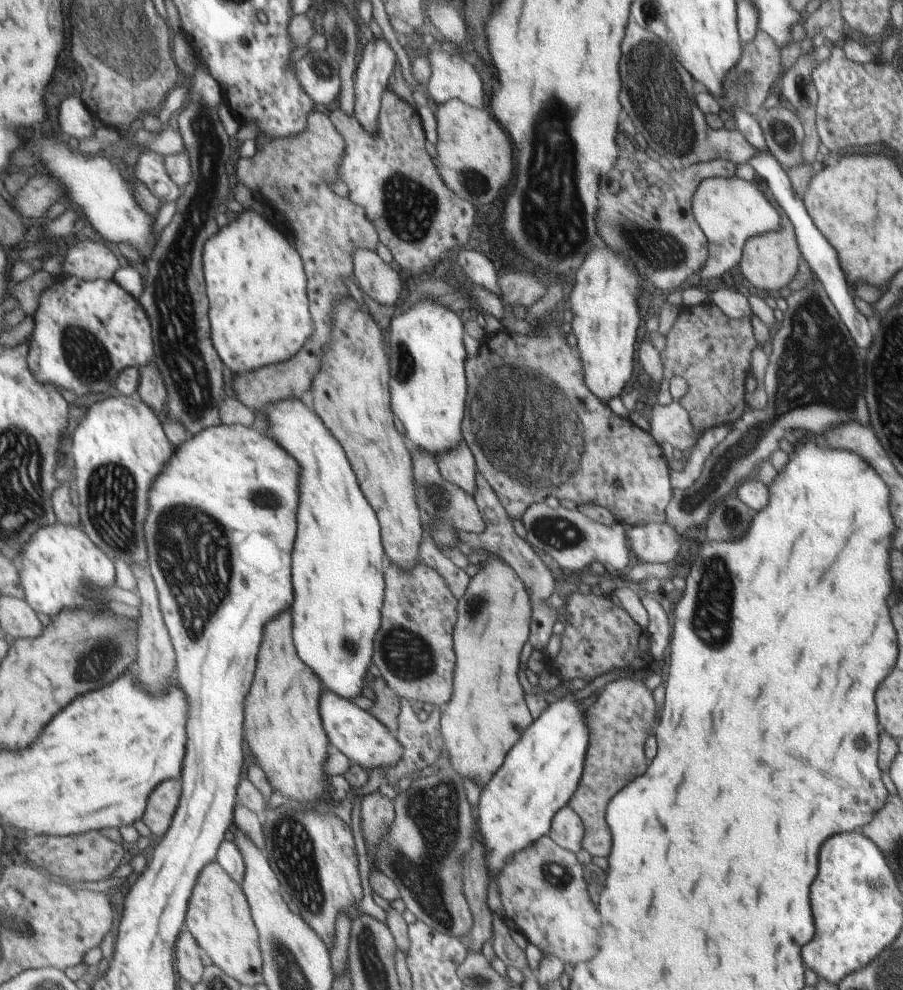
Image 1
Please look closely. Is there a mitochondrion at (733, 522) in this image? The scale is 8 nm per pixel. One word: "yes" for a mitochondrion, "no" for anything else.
yes

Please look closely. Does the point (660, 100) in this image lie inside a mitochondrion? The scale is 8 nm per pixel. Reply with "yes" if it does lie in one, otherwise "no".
yes

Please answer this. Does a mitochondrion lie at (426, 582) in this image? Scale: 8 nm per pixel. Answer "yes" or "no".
no

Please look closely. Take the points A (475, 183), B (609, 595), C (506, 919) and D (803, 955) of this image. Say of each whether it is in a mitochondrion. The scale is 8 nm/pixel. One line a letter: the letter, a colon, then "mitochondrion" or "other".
A: mitochondrion
B: other
C: other
D: other

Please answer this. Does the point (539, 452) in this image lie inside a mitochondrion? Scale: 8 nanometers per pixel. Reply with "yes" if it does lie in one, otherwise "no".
yes

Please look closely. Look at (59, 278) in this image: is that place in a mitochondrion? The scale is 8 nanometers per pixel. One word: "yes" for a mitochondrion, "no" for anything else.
no

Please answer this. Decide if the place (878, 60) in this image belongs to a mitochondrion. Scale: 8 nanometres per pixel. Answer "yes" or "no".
no

